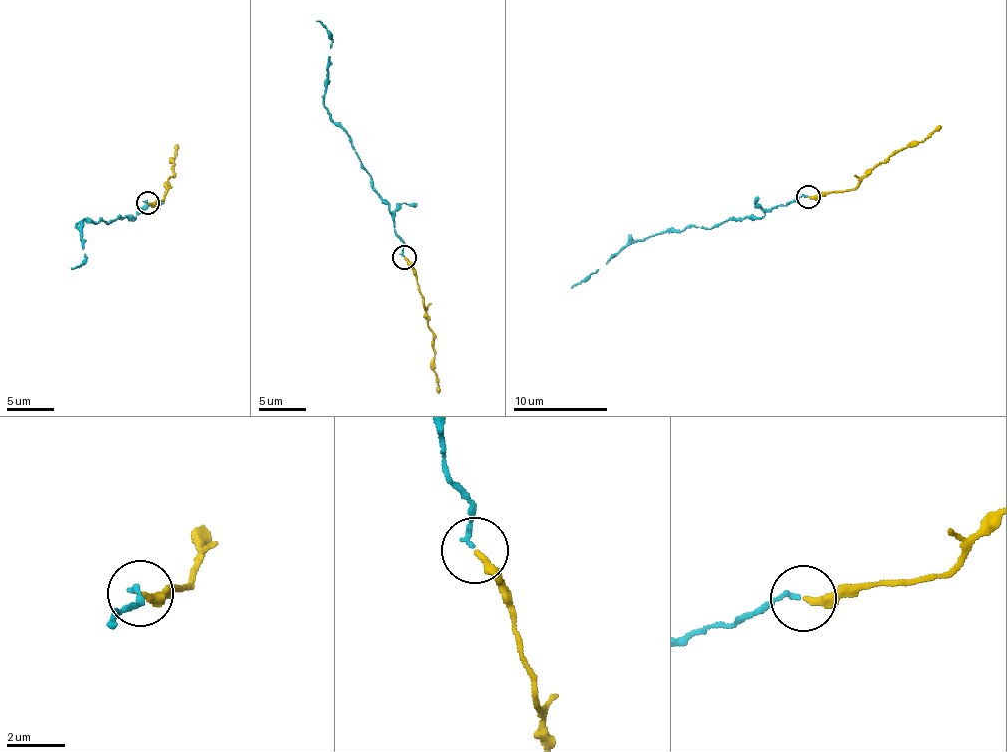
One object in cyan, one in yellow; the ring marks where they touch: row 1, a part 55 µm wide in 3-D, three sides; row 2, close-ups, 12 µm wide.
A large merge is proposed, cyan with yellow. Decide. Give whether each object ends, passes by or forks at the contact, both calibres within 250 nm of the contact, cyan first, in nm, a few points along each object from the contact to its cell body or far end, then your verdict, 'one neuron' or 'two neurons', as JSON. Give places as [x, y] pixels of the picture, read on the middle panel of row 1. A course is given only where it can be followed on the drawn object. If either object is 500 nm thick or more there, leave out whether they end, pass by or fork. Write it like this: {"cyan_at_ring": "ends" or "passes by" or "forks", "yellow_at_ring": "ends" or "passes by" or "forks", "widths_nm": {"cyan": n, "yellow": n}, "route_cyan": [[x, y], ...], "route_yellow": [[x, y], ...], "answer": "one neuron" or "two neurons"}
{"cyan_at_ring": "ends", "yellow_at_ring": "ends", "widths_nm": {"cyan": 140, "yellow": 240}, "route_cyan": [[405, 255], [390, 207], [374, 188], [351, 138], [330, 119], [325, 107], [331, 36], [316, 21]], "route_yellow": [[405, 258], [423, 300], [439, 392]], "answer": "one neuron"}

